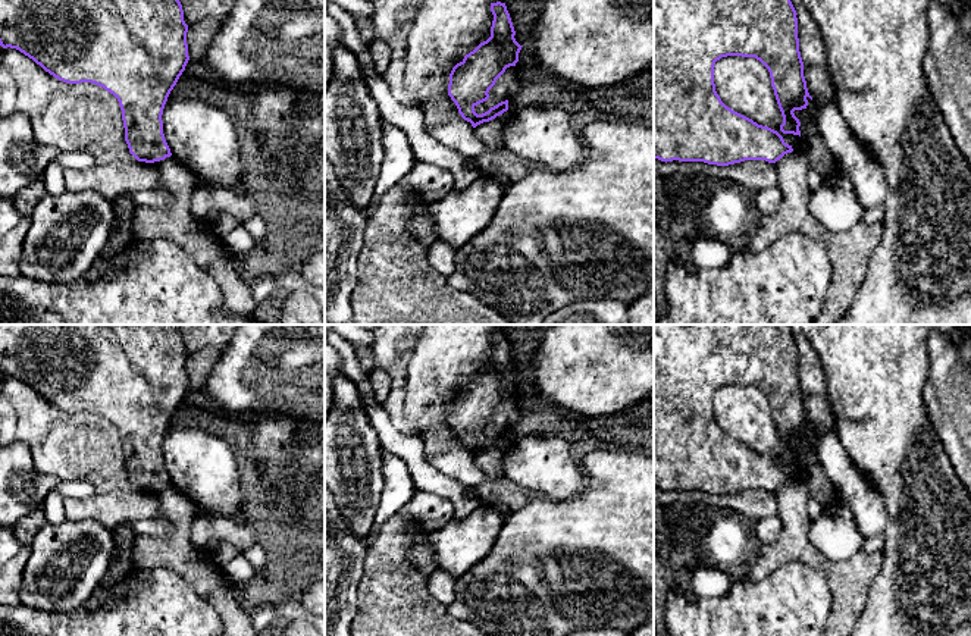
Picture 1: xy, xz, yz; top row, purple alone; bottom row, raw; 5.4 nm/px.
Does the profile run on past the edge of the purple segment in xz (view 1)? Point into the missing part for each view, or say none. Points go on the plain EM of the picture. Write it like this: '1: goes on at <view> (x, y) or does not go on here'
1: does not go on here

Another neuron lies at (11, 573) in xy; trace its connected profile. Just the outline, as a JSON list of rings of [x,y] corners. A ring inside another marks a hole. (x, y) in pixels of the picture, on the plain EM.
[[[29,545],[19,551],[0,567],[0,605],[19,605],[22,574],[31,554]]]

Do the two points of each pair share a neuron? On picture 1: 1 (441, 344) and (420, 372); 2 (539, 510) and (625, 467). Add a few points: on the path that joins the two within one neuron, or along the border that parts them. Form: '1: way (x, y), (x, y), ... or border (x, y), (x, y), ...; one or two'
1: way (434, 351), (425, 365); one
2: way (561, 510), (585, 510), (605, 489); one

